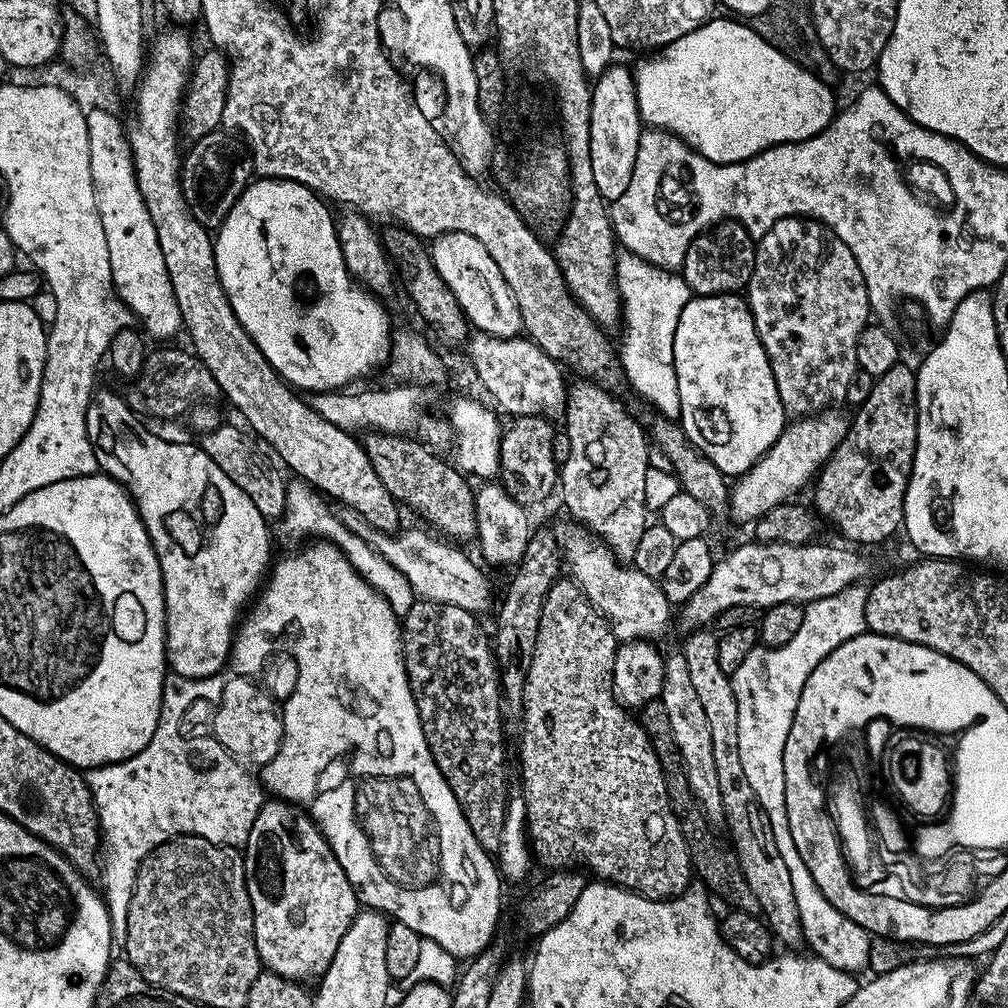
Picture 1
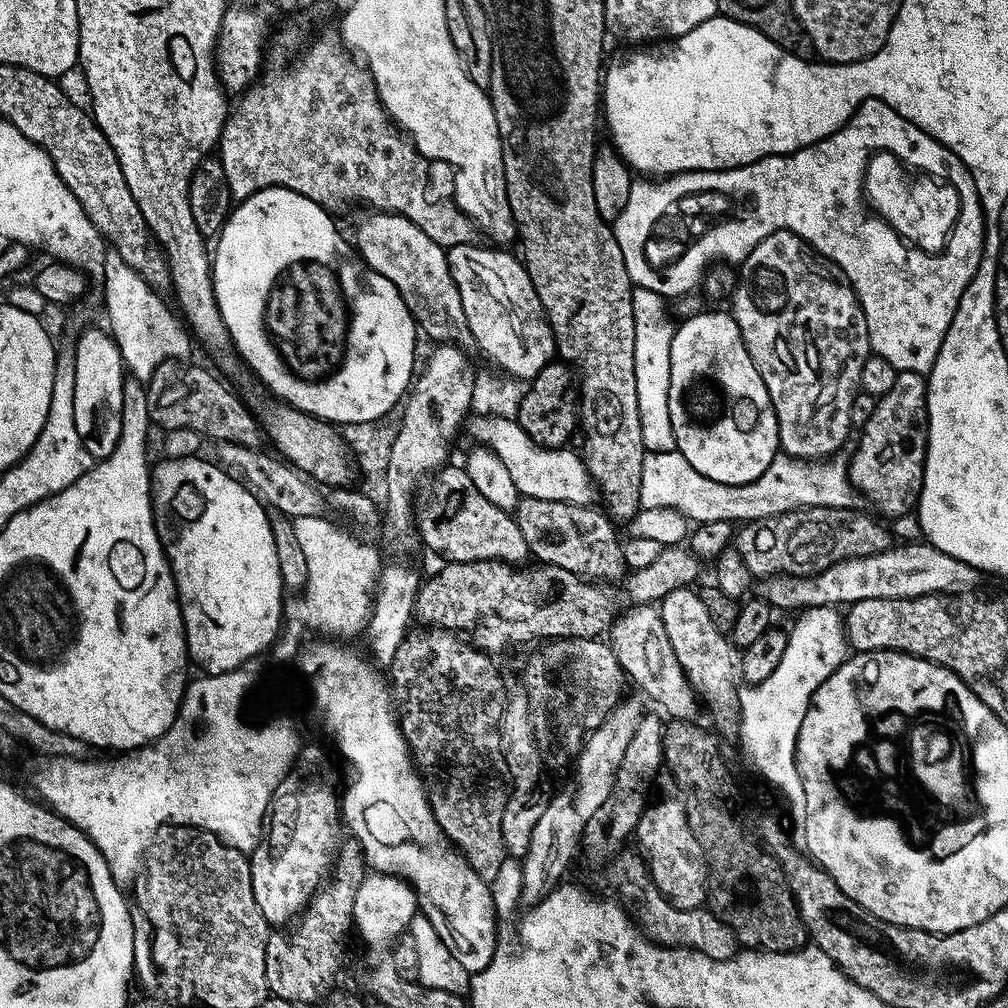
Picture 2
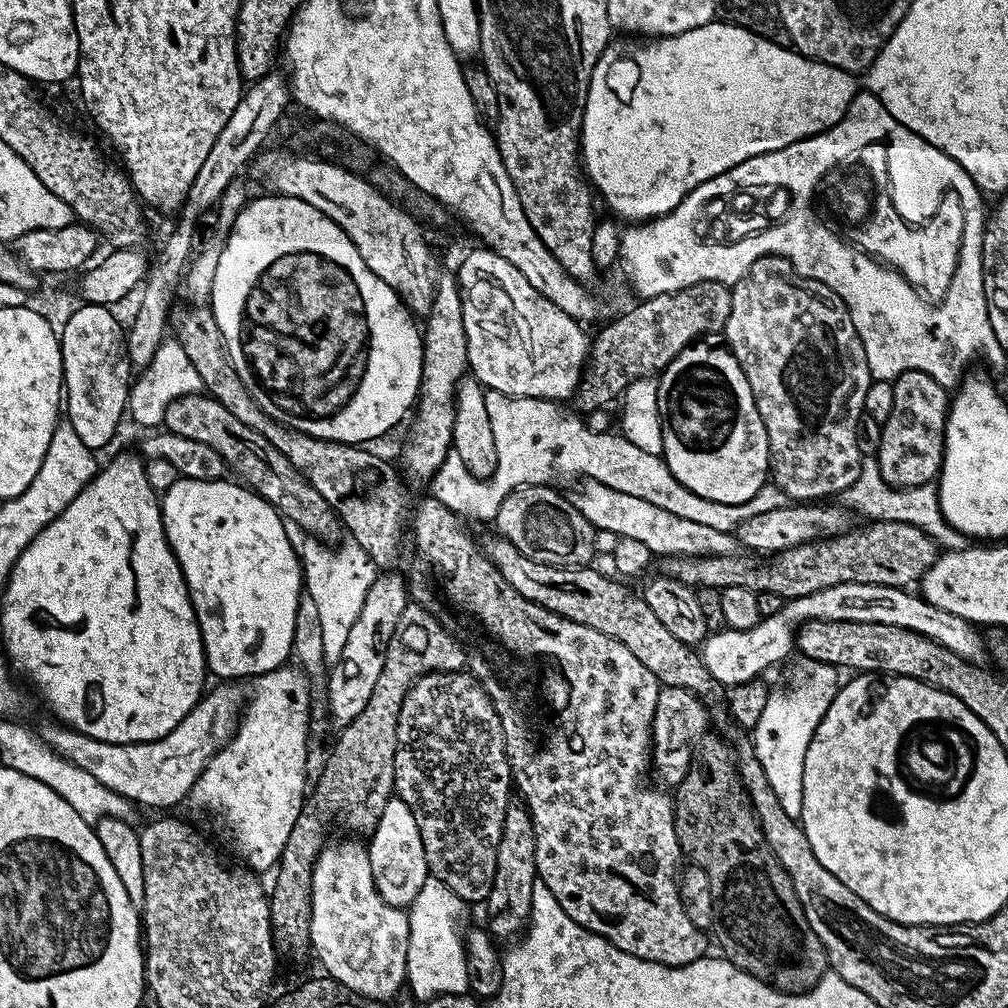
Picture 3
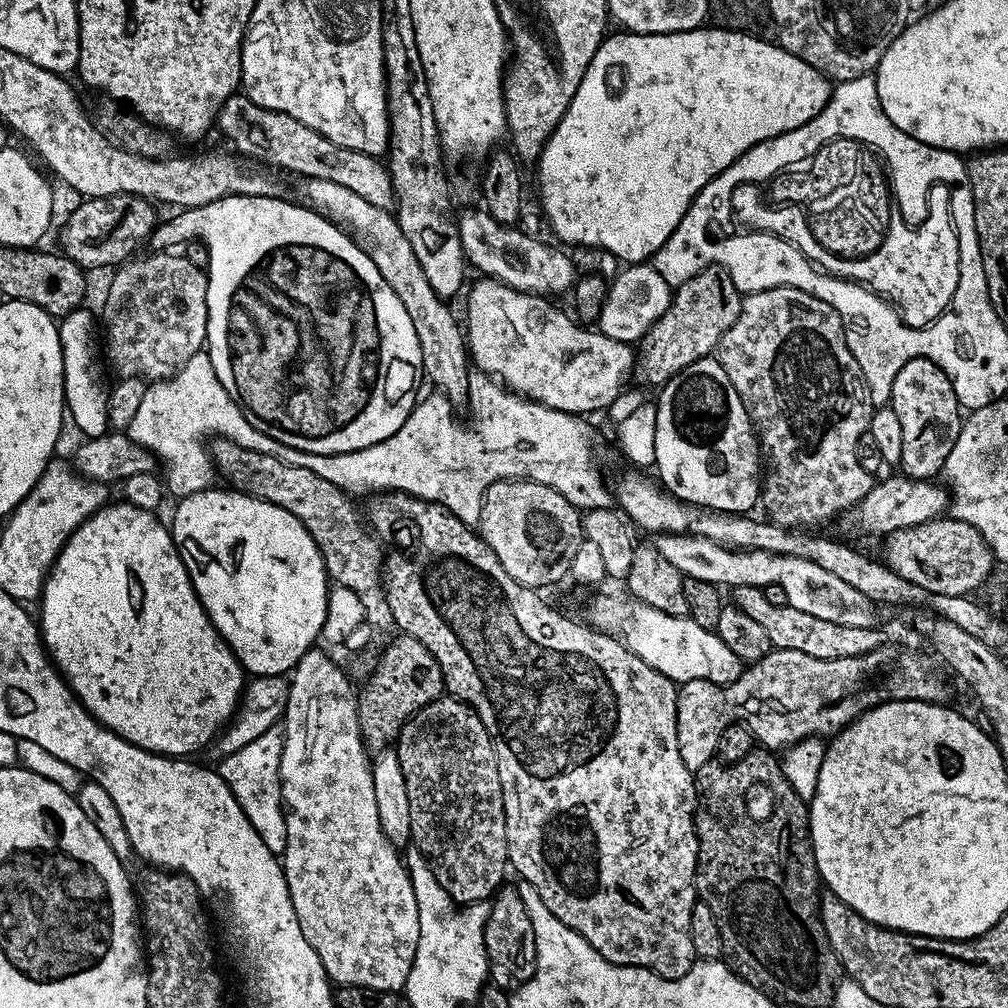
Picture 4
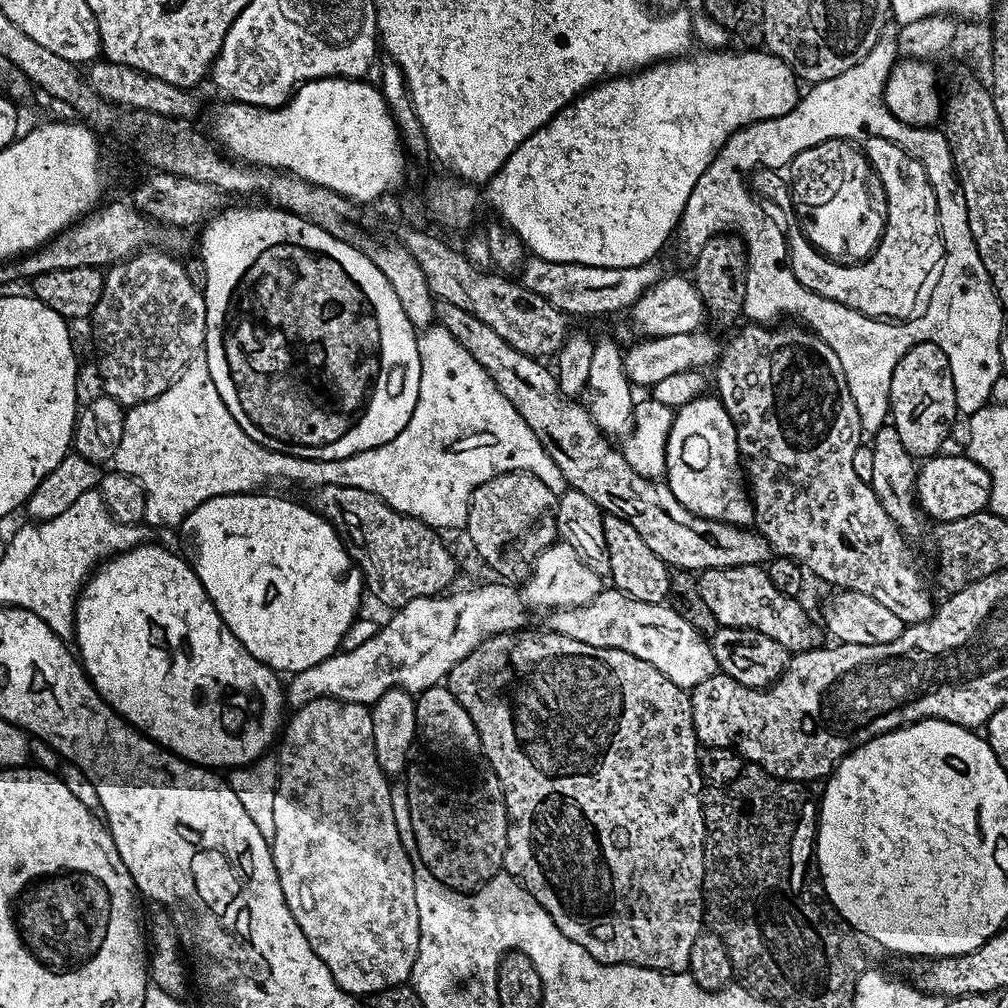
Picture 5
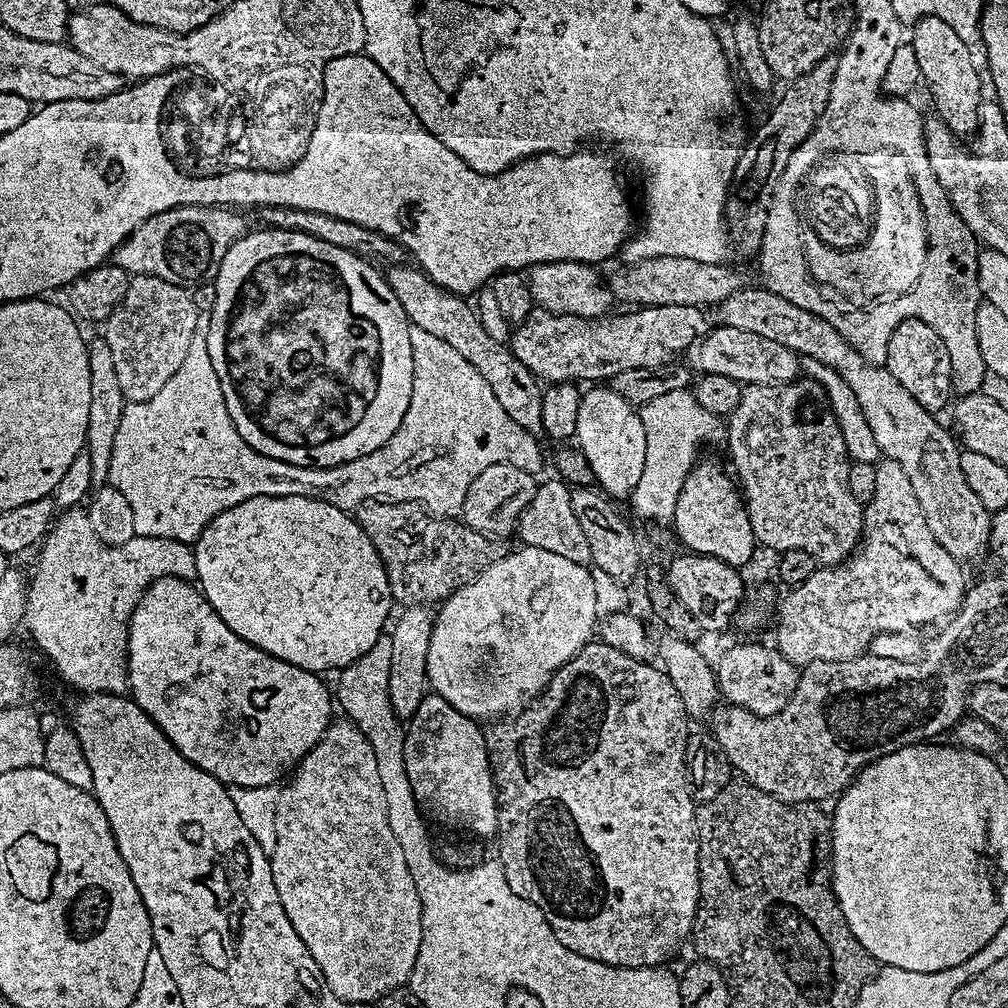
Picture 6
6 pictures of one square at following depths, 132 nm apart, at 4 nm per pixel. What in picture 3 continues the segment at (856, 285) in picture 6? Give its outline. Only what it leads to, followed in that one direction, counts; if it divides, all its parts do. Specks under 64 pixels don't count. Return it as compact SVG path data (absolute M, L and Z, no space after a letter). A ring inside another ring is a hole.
M882 190L877 196L875 193L870 211L859 225L859 247L889 269L899 272L929 301L939 302L948 293L954 270L960 261L963 225L964 207L957 192L945 191L937 212L924 224L908 224L895 210L890 192Z

